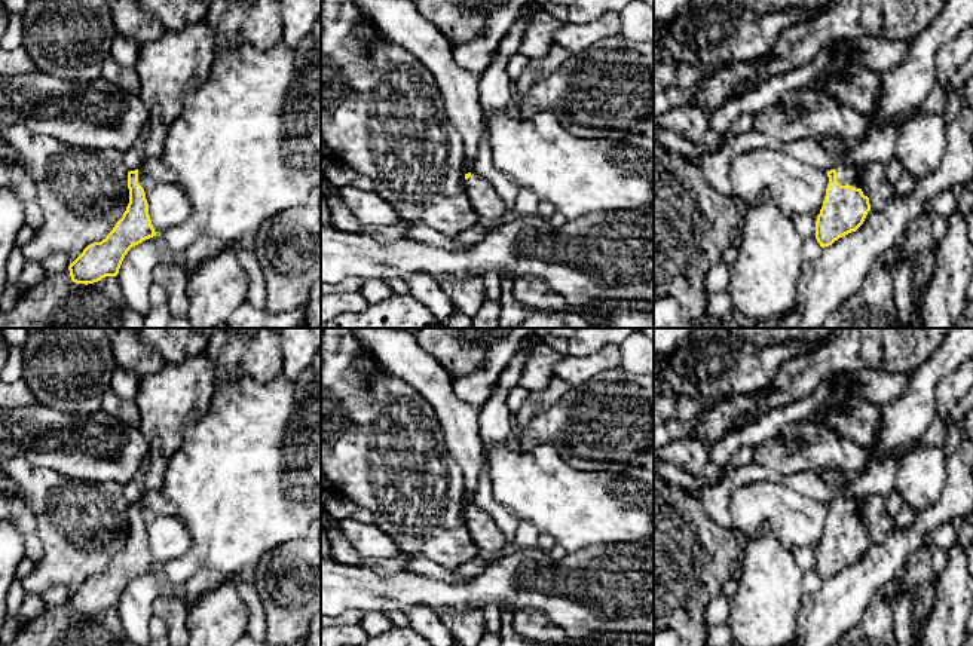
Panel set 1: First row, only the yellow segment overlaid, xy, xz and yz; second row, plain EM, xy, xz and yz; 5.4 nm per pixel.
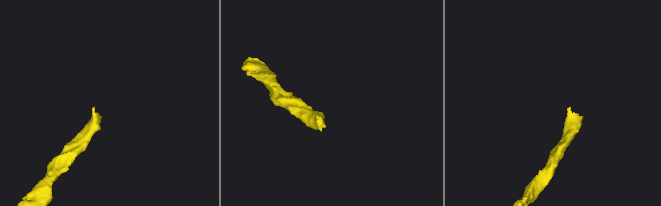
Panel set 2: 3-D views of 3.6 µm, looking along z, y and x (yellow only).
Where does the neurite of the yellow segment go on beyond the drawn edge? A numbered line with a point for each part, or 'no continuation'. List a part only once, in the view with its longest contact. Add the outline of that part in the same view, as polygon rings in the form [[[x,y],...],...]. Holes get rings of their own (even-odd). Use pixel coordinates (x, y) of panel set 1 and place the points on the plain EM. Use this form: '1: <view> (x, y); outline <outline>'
1: yz (845, 507); outline [[[838,497],[833,502],[836,503],[836,514],[841,518],[851,518],[856,521],[860,521],[863,527],[866,529],[866,523],[862,521],[862,515],[859,512],[859,505],[860,505],[862,497]]]

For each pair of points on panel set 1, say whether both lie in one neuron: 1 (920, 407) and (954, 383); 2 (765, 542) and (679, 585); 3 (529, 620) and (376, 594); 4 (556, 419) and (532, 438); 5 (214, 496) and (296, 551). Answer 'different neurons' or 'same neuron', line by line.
1: different neurons
2: different neurons
3: different neurons
4: same neuron
5: different neurons

